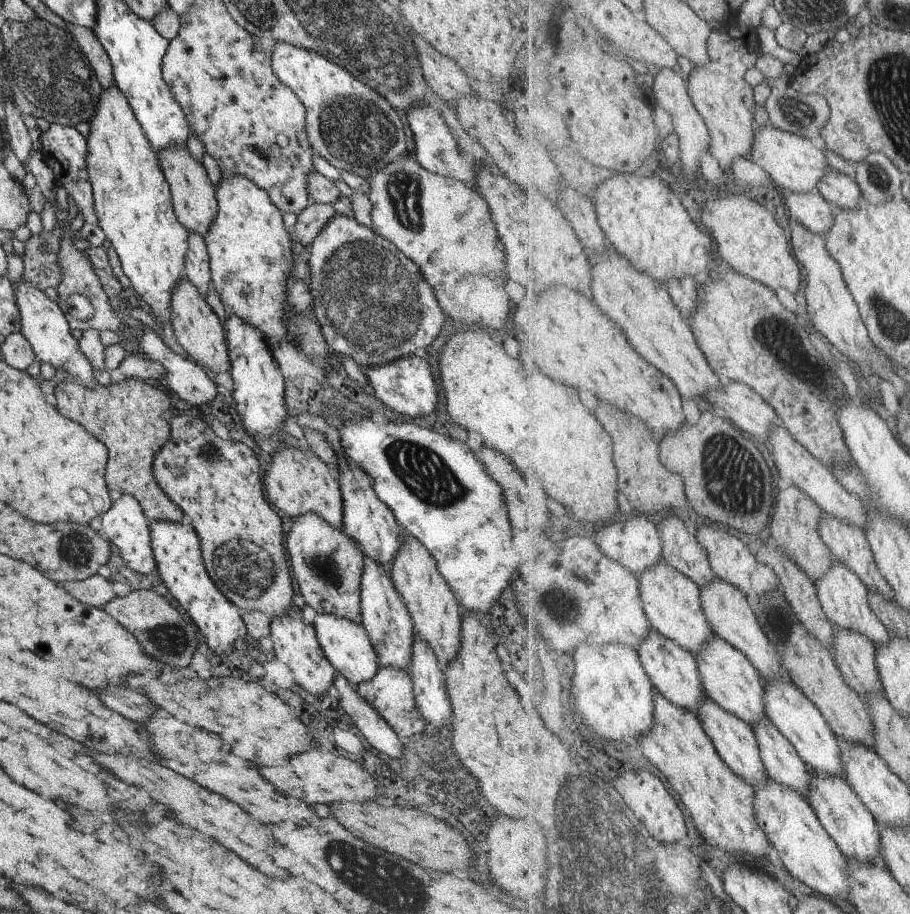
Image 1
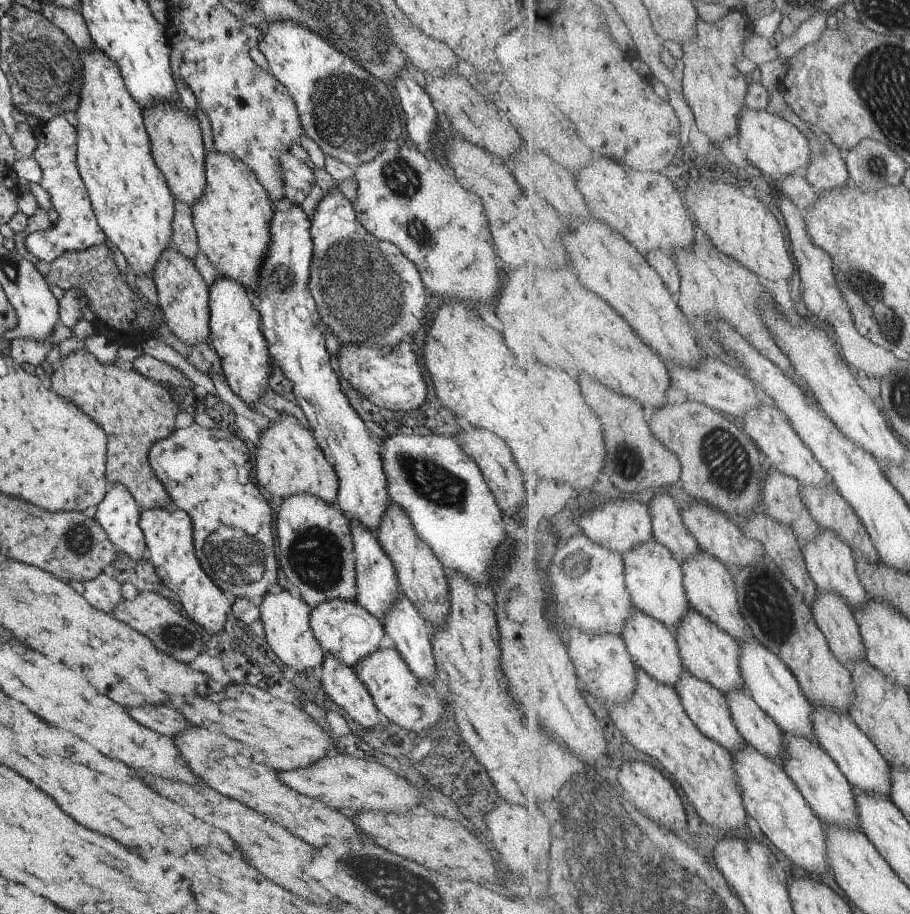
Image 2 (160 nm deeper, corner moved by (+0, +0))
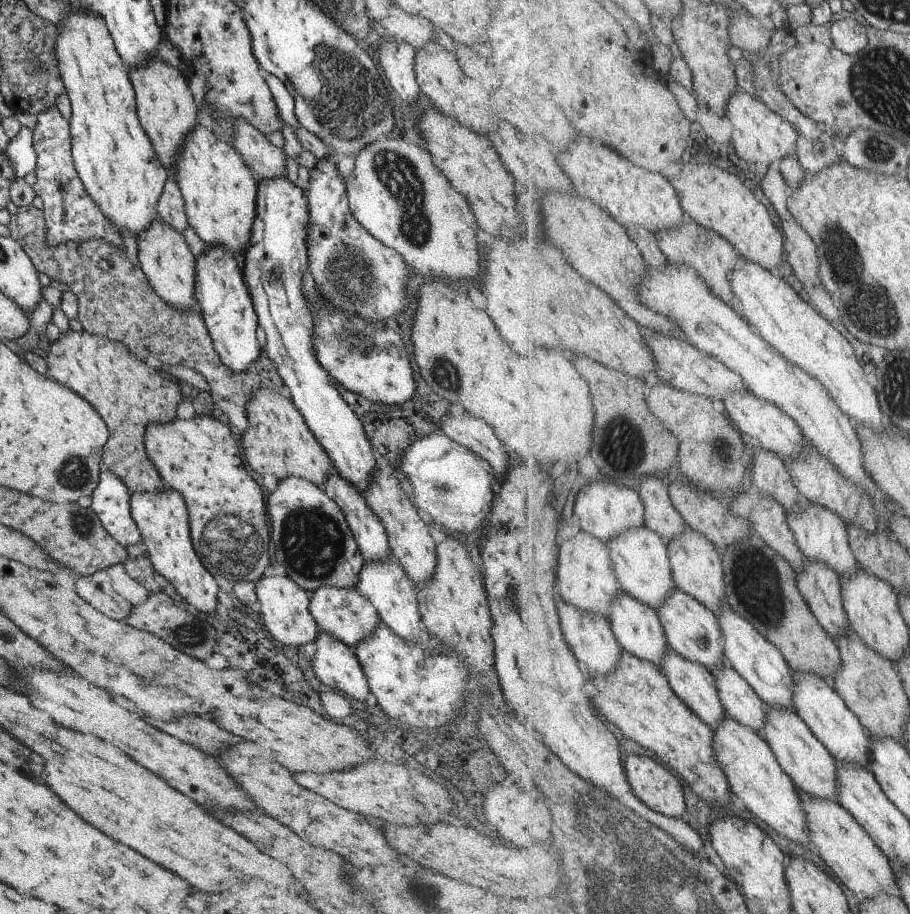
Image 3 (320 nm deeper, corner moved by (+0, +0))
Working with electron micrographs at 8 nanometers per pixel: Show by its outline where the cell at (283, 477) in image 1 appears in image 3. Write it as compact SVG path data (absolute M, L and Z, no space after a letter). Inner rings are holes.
M260 385L258 389L250 392L244 404L244 413L247 429L240 432L239 439L249 468L253 468L257 474L269 472L275 478L295 475L321 487L332 469L330 458L310 433L292 401L279 395L275 388Z

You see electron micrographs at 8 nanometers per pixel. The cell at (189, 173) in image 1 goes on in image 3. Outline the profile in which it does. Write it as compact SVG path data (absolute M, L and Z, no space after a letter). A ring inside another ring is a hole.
M159 56L149 57L144 65L130 68L127 72L134 90L136 115L140 125L151 141L159 162L167 170L169 178L174 180L172 176L174 158L180 151L184 136L191 133L197 123L199 114L191 98L187 81L177 67L161 61Z

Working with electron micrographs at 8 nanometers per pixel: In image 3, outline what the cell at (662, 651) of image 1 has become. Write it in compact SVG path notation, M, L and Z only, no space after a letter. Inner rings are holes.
M622 589L613 597L609 620L612 622L612 629L623 649L627 649L639 658L654 662L658 667L662 666L668 654L669 644L657 610Z

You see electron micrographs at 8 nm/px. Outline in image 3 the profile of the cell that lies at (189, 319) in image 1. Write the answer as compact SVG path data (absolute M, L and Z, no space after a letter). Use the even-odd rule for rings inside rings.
M155 218L150 225L136 236L137 262L147 277L155 294L166 304L178 311L195 309L194 300L194 259L183 235L167 223Z

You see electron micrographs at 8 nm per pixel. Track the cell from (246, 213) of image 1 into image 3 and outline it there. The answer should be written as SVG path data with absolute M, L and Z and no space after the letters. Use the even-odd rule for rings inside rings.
M197 122L191 133L184 136L180 151L174 158L172 176L184 200L184 211L188 226L194 230L204 244L209 247L211 245L221 245L223 248L230 250L231 254L234 251L243 251L256 213L257 180L252 177L249 169L232 145L221 142L215 137L211 128L203 127Z

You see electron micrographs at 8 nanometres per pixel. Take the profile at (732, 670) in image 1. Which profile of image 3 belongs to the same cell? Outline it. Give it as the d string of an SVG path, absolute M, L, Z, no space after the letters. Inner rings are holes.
M675 588L657 609L662 625L667 633L668 644L690 661L704 664L709 670L727 663L724 653L723 632L717 614L699 602L683 589Z

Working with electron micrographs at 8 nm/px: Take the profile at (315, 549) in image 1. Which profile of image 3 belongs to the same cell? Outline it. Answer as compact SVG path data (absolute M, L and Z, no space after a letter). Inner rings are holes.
M295 475L283 477L275 483L274 489L268 492L266 508L271 524L270 540L275 548L273 552L275 560L283 566L285 575L295 584L309 594L320 586L355 588L358 572L364 561L362 554L353 540L344 514L321 487Z

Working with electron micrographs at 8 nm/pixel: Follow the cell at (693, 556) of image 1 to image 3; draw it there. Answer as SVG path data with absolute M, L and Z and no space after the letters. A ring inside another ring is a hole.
M649 476L642 479L642 482L637 485L637 488L641 498L644 499L646 508L644 522L646 526L661 534L666 541L680 537L689 526L672 501L669 484L665 484L665 482L663 482L661 478L657 478L657 476Z

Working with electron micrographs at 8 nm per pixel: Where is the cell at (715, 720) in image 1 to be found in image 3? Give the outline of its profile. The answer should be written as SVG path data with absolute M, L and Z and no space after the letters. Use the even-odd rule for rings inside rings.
M670 646L667 657L664 658L660 668L666 674L676 694L684 699L685 704L687 704L693 712L696 712L701 720L704 720L707 725L715 730L722 723L727 712L724 702L721 702L716 678L712 671L704 664L690 661L687 657L679 654L675 649L671 649Z

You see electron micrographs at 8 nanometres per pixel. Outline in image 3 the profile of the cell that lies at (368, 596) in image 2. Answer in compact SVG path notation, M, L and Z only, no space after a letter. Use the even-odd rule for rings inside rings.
M329 470L329 474L321 484L323 492L339 507L344 514L345 522L348 524L353 540L356 542L359 552L362 554L364 561L380 561L389 554L388 542L384 533L384 526L381 521L373 514L373 511L367 506L361 492L356 489L354 484L346 481L335 470Z

